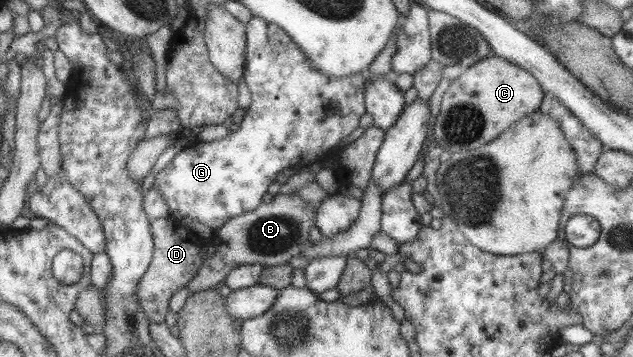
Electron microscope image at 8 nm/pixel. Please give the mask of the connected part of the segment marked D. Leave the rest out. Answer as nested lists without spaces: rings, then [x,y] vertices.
[[[162,217],[149,221],[153,238],[153,254],[146,272],[140,277],[133,290],[139,307],[150,323],[164,322],[164,314],[169,311],[168,299],[173,292],[184,287],[202,264],[198,254],[198,238],[174,218]]]

